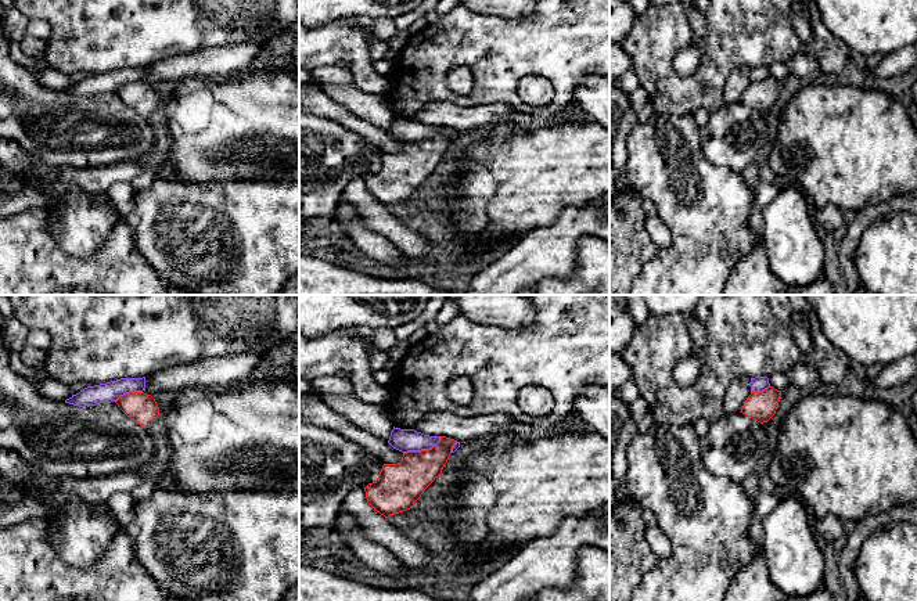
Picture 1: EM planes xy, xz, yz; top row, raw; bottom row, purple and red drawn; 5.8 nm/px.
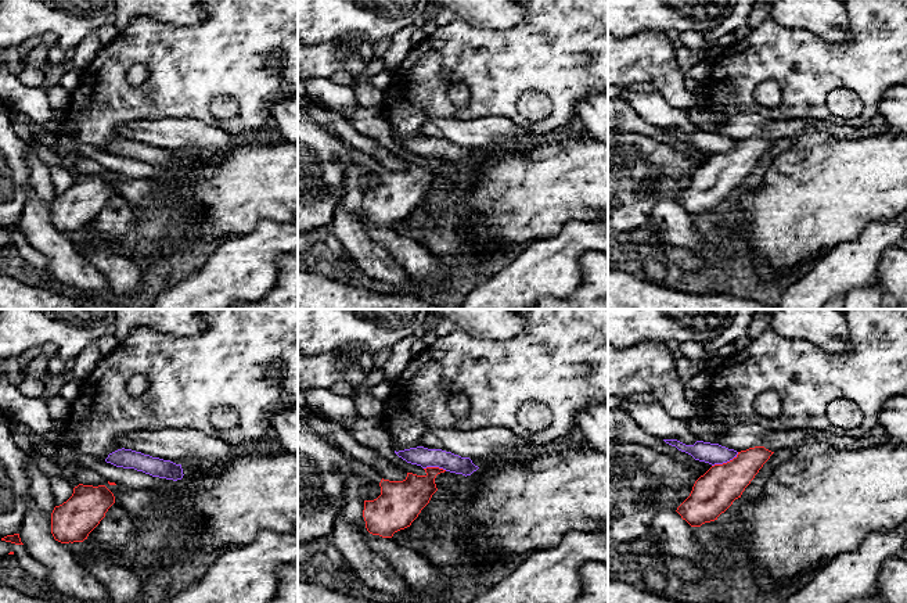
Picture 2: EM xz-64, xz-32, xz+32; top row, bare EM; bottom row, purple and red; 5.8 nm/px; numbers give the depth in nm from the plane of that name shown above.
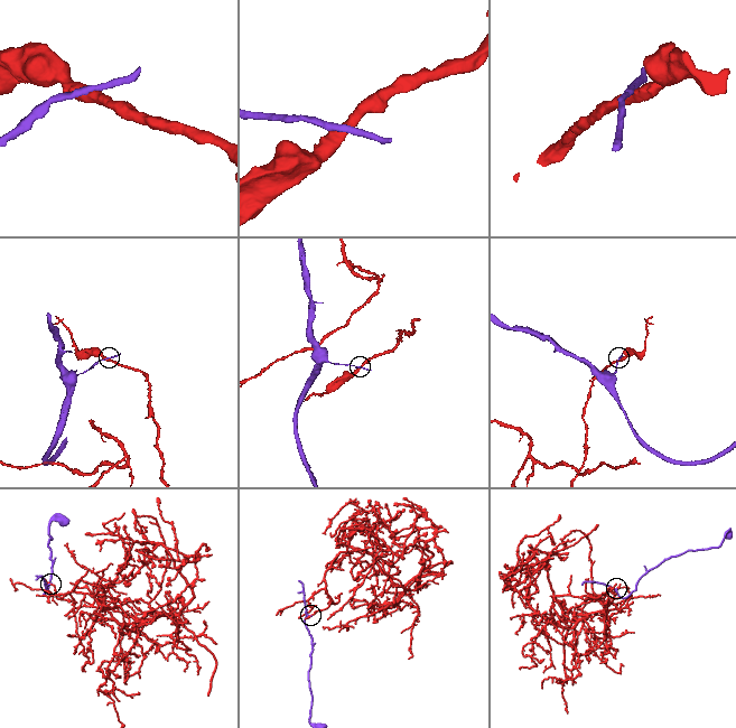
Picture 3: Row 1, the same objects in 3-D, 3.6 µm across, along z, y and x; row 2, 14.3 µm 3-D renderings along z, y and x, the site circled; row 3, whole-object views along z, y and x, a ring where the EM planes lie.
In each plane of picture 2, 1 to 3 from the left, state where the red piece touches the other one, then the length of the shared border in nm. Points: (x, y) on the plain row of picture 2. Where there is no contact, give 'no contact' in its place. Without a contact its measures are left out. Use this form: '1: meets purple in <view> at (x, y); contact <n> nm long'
1: no contact
2: meets purple in xz-32 at (435, 155); contact 140 nm long
3: meets purple in xz+32 at (724, 151); contact 180 nm long

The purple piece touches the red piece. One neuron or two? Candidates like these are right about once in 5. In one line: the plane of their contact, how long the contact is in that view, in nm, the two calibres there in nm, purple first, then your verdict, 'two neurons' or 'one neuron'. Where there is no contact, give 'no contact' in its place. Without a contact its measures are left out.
xz | 240 nm | 130/260 nm | two neurons

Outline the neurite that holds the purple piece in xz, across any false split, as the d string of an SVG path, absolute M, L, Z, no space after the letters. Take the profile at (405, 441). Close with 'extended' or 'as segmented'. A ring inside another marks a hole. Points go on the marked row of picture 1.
M393 427L388 443L393 449L407 453L429 450L436 446L439 440L440 436L429 436L414 429L400 429Z | as segmented

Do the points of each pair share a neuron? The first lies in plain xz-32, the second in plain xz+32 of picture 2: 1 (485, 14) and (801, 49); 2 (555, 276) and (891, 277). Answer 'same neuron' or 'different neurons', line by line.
1: different neurons
2: different neurons

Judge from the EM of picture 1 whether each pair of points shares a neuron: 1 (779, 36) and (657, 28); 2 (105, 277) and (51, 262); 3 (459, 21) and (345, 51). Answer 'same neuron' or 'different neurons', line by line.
1: same neuron
2: same neuron
3: different neurons

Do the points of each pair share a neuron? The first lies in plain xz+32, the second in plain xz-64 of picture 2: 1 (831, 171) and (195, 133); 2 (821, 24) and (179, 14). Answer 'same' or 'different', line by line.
1: different
2: same

